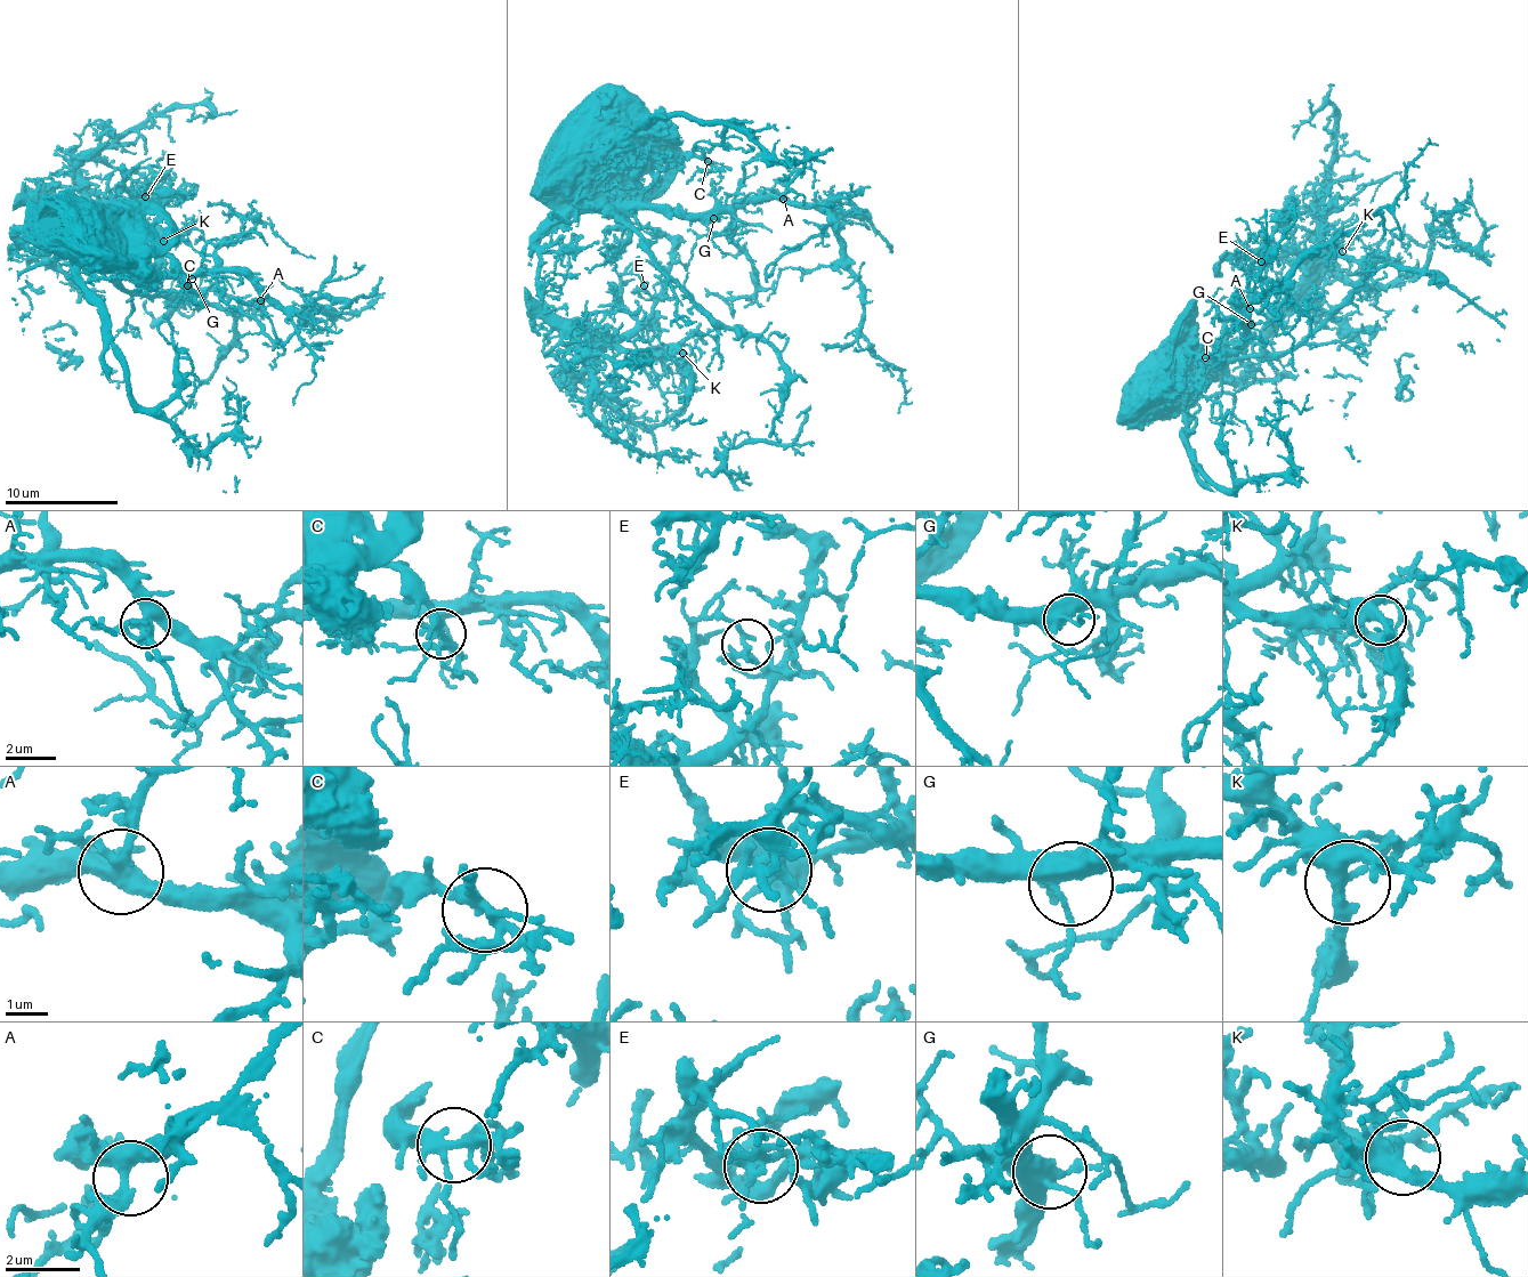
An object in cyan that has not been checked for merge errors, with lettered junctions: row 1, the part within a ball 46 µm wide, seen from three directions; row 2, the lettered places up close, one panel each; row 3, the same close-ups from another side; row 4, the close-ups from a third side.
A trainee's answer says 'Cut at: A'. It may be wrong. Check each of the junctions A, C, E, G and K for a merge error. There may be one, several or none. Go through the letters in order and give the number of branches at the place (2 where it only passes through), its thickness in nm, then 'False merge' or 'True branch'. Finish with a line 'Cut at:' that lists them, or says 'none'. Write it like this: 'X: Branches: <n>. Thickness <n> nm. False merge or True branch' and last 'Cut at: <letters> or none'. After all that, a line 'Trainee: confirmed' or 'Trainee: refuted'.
A: Branches: 5. Thickness 360 nm. True branch
C: Branches: 6. Thickness 280 nm. True branch
E: Branches: 4. Thickness 200 nm. True branch
G: Branches: 4. Thickness 480 nm. True branch
K: Branches: 4. Thickness 360 nm. True branch
Cut at: none
Trainee: refuted

